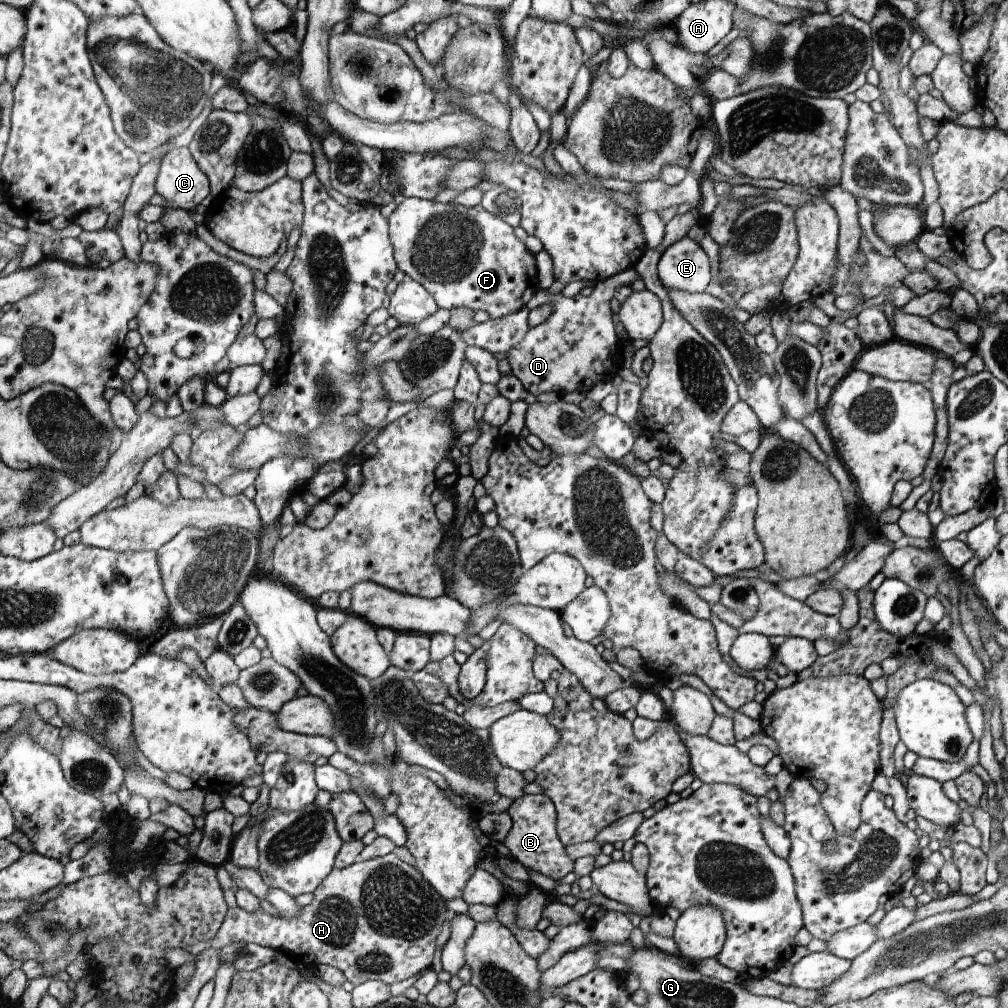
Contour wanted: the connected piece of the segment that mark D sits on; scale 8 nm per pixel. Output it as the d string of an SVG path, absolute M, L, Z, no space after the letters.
M634 267L622 271L610 279L597 282L590 296L578 293L573 297L564 294L547 294L546 304L552 306L552 314L535 327L531 327L526 336L514 348L506 353L511 366L511 374L528 390L528 393L566 392L582 390L584 380L588 388L598 382L612 381L618 373L618 348L622 348L618 340L610 302L620 286L632 285L638 280L639 274Z

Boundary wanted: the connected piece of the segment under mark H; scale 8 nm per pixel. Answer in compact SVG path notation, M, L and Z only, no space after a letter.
M390 852L381 857L368 859L365 861L357 860L352 866L344 869L334 869L330 875L324 879L324 882L319 886L318 890L313 892L314 900L311 904L304 907L304 910L292 918L292 920L284 920L280 917L272 917L266 914L262 908L258 912L246 912L246 910L237 906L228 907L227 919L224 920L222 930L217 935L217 944L220 946L226 946L231 942L246 942L259 944L265 947L274 948L278 952L287 954L292 957L296 962L303 964L303 969L314 970L320 964L332 965L339 968L348 980L355 986L364 984L366 981L378 981L384 982L384 984L393 984L396 982L402 982L416 976L418 972L424 972L426 968L430 969L430 964L433 964L434 950L436 950L436 936L440 932L440 926L442 926L442 898L438 896L435 888L432 888L431 884L428 884L427 879L424 876L420 876L418 870L414 870L414 867L408 866L408 864L402 861L396 854Z

